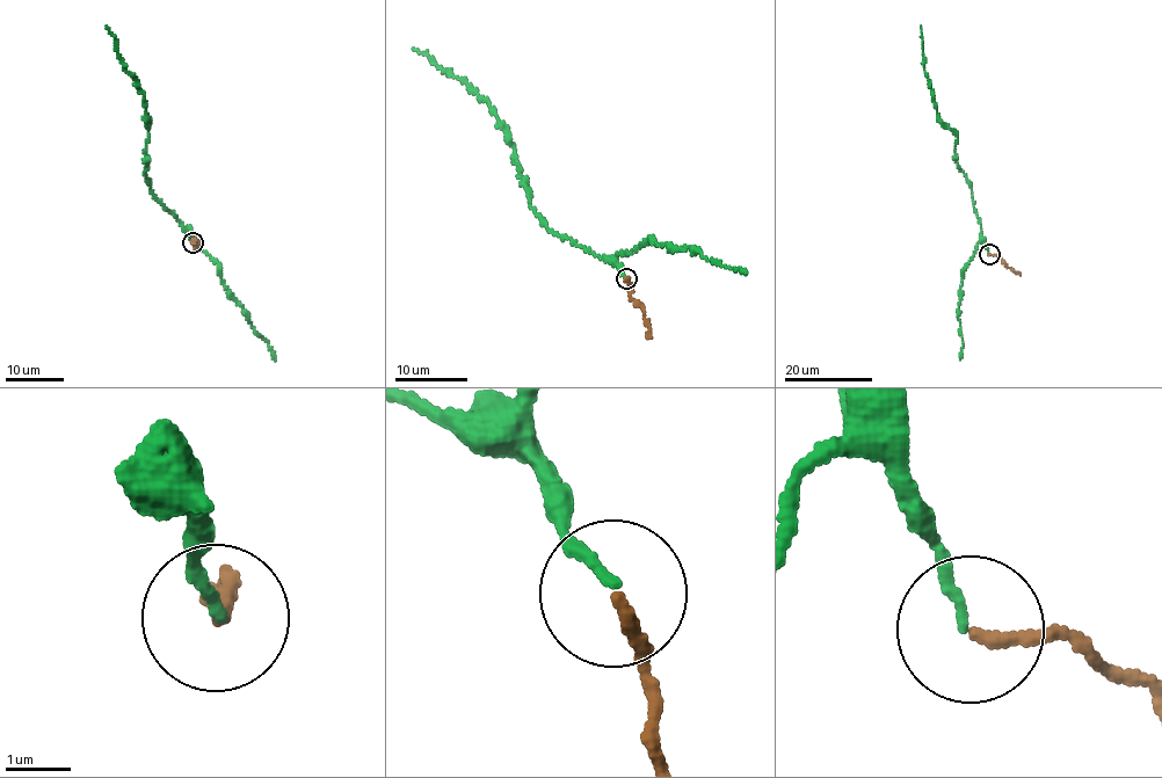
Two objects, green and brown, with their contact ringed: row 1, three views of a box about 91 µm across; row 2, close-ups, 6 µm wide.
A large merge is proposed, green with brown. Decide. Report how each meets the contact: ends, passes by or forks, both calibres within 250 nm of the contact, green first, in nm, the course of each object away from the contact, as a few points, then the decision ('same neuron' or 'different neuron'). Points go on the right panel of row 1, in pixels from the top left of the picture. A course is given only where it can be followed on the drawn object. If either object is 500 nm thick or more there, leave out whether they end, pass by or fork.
green ends | brown ends | 140/190 nm | green via (988, 254), (970, 181), (954, 160), (957, 135), (938, 117), (924, 68), (921, 26) | brown via (988, 254), (995, 254), (1021, 274) | same neuron

